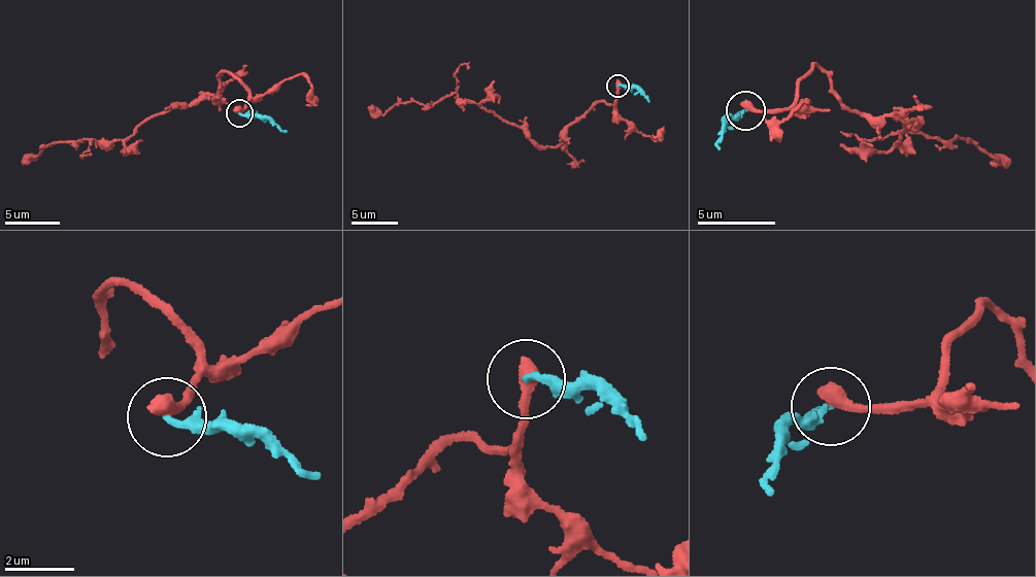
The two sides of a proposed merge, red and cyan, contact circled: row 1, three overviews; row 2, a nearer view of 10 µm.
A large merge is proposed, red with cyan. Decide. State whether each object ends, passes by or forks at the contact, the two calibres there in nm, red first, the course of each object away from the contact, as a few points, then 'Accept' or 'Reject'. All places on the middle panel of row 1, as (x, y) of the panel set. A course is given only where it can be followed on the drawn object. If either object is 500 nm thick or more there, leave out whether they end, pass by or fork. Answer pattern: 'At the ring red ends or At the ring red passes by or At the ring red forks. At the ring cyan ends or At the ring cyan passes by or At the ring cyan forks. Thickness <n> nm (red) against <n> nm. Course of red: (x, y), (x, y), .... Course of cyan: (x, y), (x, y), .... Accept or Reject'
At the ring red ends. At the ring cyan ends. Thickness 480 nm (red) against 200 nm. Course of red: (617, 86), (615, 109), (601, 101), (555, 145), (538, 144), (457, 94), (431, 104), (367, 108). Course of cyan: (617, 86), (641, 88), (649, 102). Reject

